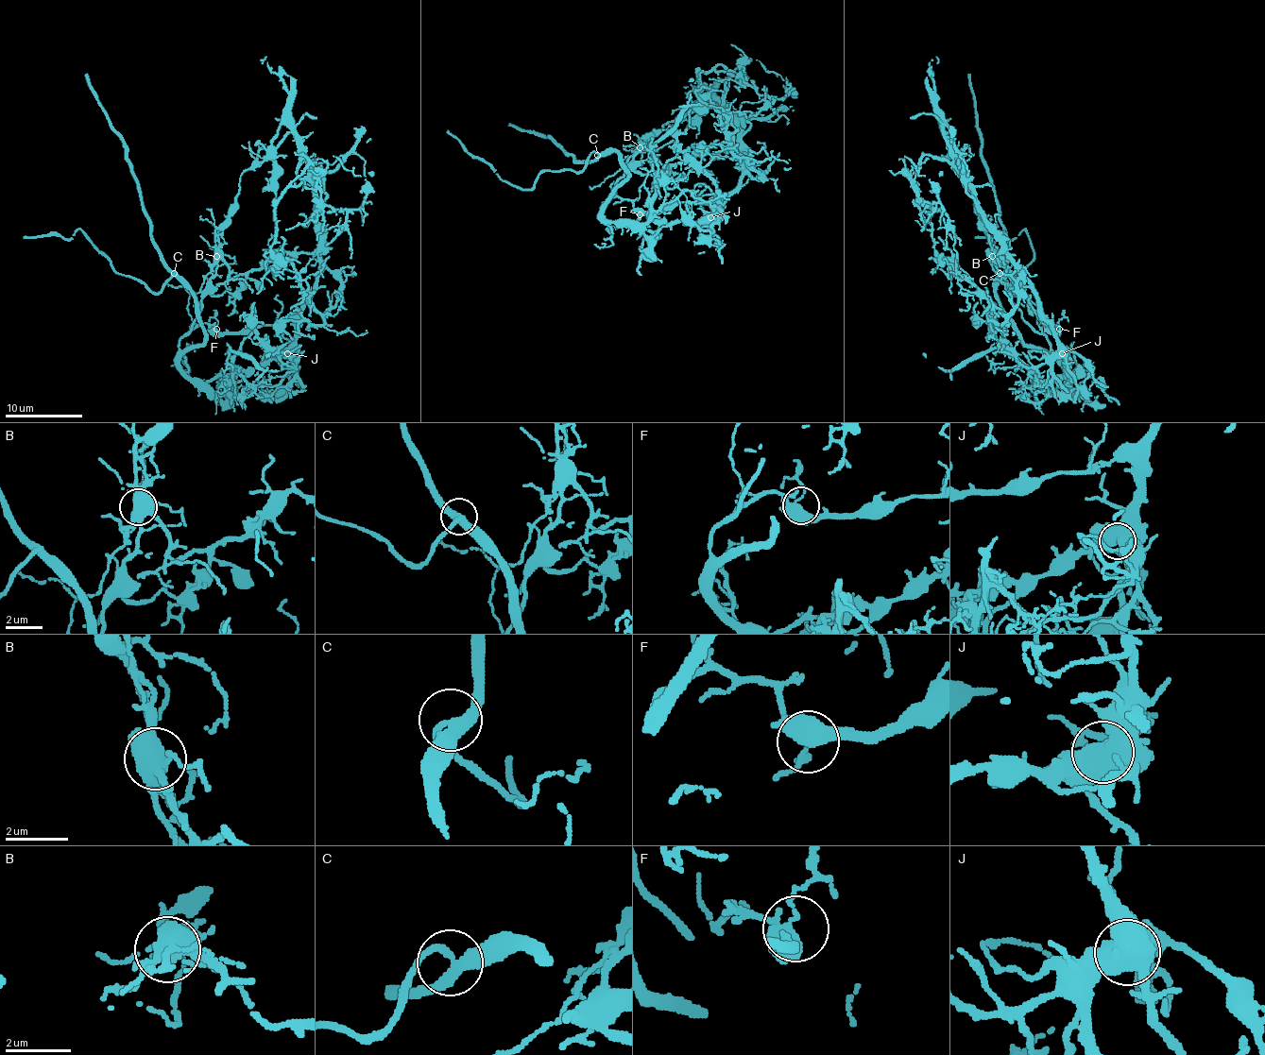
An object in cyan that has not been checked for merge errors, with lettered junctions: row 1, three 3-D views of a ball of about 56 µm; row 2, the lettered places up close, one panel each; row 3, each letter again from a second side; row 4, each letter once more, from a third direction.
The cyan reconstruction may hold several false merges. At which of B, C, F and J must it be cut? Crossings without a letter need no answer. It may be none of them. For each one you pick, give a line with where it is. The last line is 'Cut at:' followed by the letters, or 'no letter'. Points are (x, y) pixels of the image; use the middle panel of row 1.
B: at (640, 147)
J: at (710, 217)
Cut at: B, J

